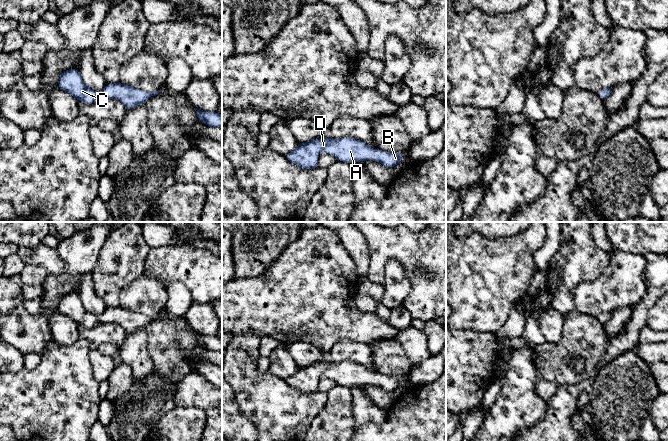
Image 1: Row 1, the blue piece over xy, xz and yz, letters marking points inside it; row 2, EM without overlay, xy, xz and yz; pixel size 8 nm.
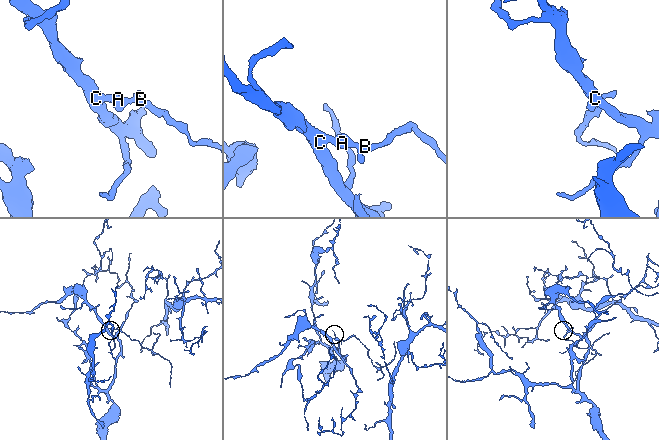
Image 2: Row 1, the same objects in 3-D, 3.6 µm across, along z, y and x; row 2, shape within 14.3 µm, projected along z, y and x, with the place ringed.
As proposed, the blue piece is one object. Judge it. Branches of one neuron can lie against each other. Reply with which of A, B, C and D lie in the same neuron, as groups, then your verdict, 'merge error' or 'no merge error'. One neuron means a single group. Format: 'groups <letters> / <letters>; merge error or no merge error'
groups A B C D; no merge error

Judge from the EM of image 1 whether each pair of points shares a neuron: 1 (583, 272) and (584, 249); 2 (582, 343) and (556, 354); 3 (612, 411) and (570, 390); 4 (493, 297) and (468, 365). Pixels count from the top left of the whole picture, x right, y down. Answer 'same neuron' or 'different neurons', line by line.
1: same neuron
2: same neuron
3: different neurons
4: different neurons

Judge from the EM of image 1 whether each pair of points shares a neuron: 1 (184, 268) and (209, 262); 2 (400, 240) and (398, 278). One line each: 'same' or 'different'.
1: same
2: different

